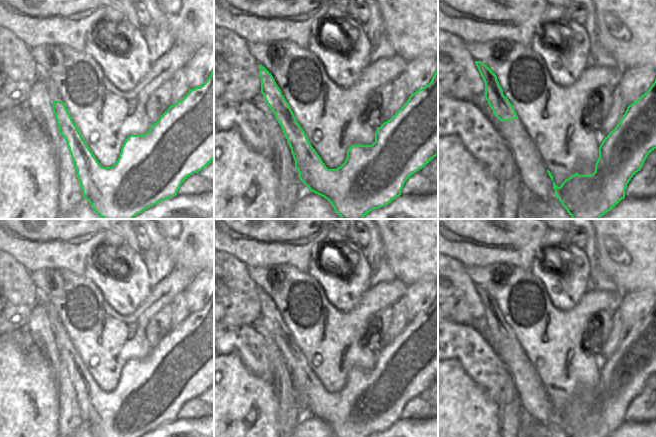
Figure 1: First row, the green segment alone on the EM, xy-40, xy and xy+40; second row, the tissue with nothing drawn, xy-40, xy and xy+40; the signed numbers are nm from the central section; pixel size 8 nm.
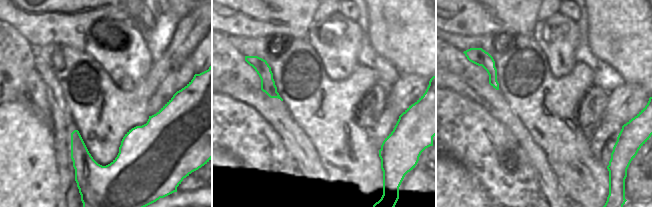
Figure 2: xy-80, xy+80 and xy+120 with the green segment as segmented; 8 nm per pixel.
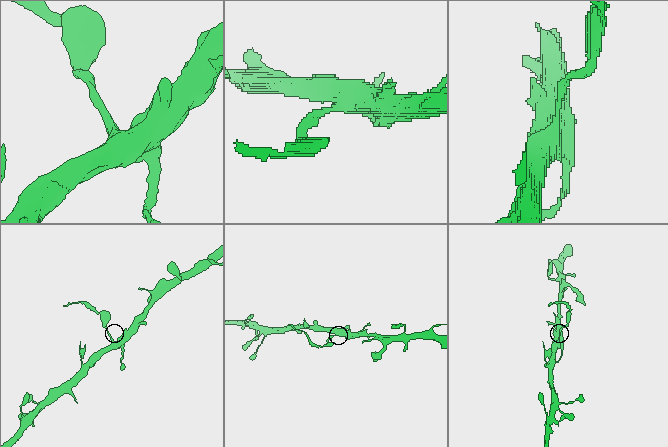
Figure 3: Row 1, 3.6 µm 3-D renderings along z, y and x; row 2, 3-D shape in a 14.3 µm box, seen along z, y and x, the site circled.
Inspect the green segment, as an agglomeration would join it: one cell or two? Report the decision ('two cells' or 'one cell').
two cells

